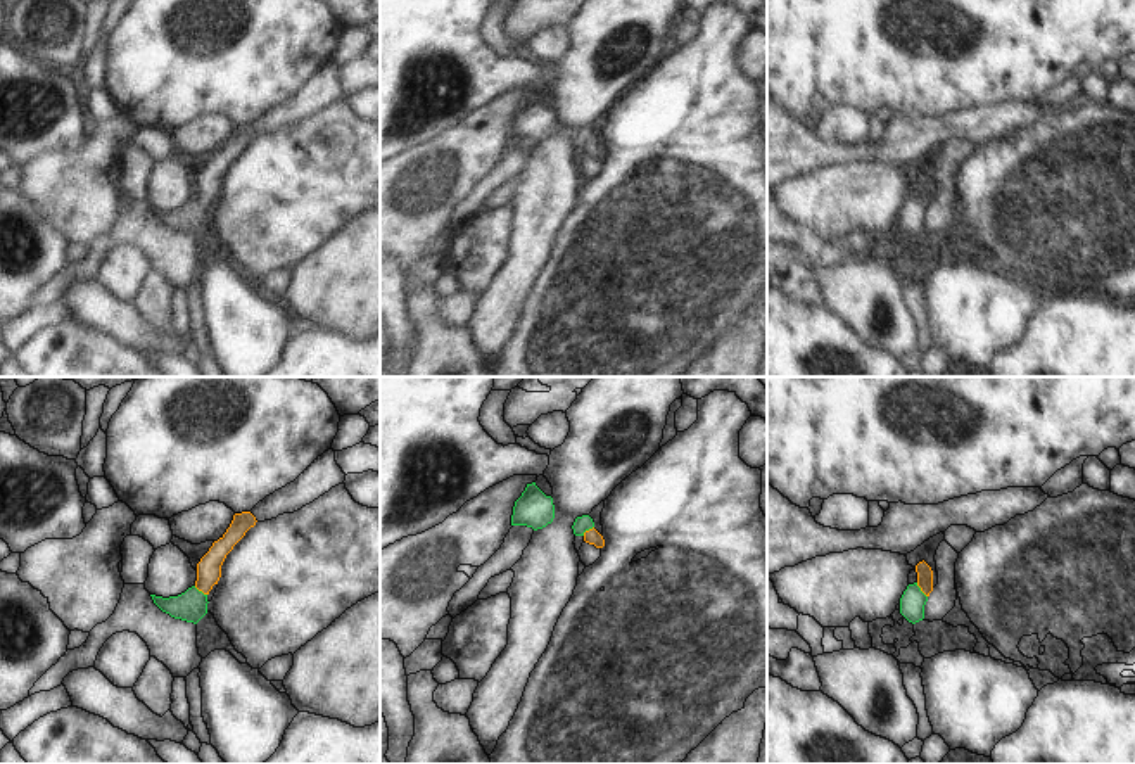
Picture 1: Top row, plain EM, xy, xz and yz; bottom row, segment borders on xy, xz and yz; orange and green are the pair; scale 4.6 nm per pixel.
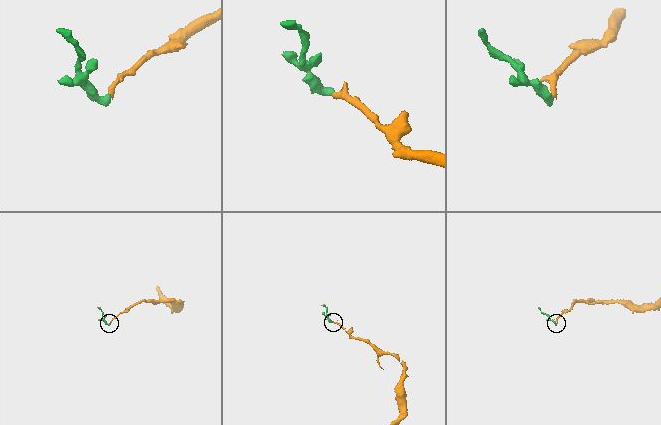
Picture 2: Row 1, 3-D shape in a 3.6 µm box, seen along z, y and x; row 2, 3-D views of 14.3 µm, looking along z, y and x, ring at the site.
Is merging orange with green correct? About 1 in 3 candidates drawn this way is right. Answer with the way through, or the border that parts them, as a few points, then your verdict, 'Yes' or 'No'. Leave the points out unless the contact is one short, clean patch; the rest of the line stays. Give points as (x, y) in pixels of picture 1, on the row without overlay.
Path across: yz (925, 187), (921, 203), (913, 215). Yes

